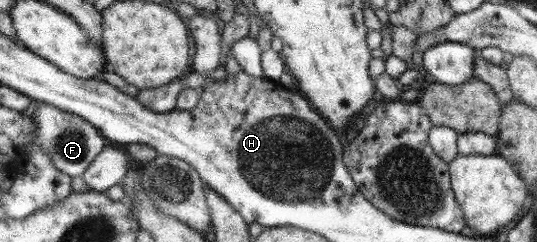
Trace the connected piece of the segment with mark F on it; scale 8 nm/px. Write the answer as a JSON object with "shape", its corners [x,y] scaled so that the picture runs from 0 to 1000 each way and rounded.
{"shape":[[[69,421],[67,455],[58,488],[67,504],[63,591],[69,591],[78,624],[93,645],[104,702],[110,702],[114,719],[125,719],[132,740],[151,731],[188,616],[196,612],[196,579],[184,562],[186,545],[181,545],[179,525],[143,475]]]}

